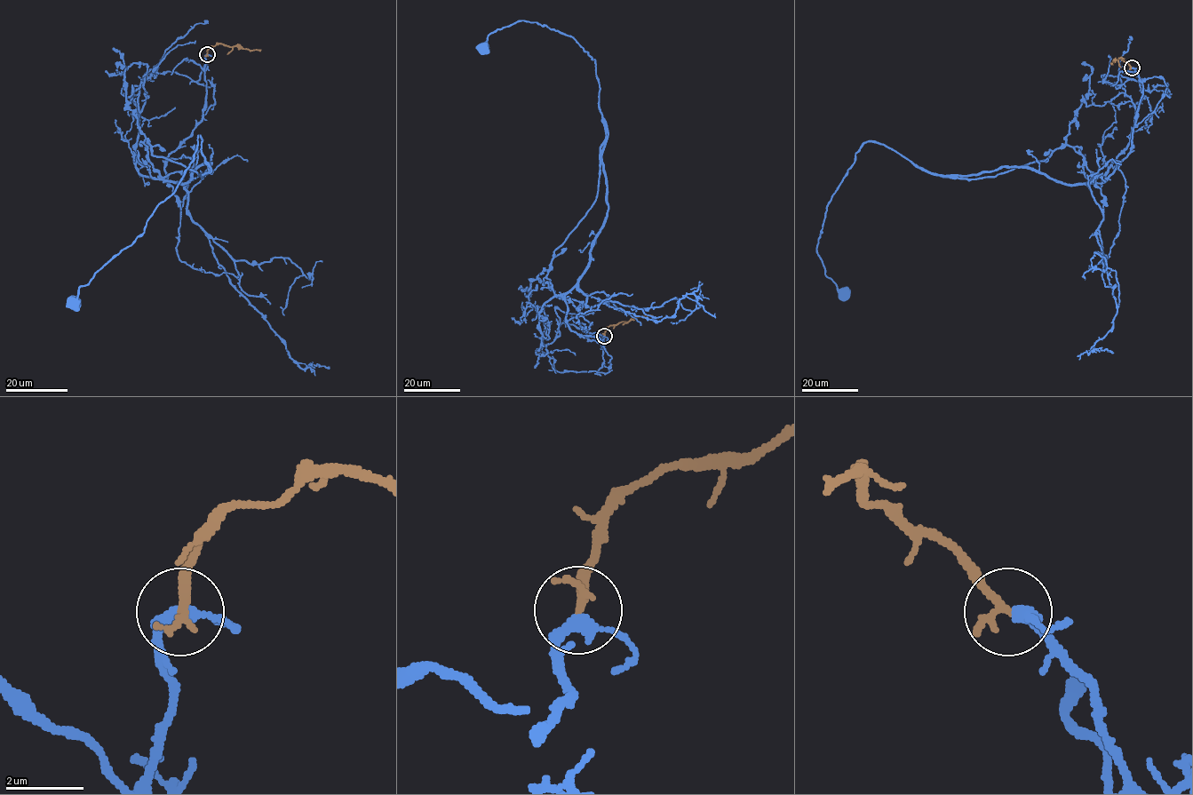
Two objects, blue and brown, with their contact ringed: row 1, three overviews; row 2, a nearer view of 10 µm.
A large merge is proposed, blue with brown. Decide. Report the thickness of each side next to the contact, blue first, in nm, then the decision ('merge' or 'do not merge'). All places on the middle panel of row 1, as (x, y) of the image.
300/180 nm | merge

